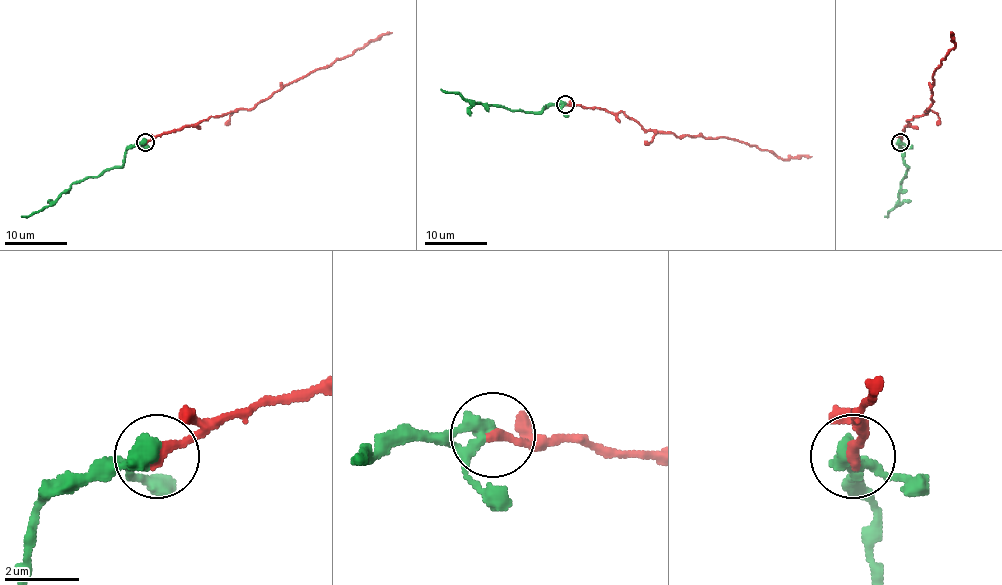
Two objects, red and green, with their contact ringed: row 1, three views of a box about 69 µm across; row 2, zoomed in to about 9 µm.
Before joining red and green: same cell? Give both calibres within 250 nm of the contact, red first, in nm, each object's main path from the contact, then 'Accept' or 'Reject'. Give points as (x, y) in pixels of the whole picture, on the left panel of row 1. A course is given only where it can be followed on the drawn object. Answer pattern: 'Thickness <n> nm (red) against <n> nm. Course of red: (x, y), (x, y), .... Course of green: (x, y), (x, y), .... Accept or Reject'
Thickness 300 nm (red) against 380 nm. Course of red: (145, 142), (229, 112), (252, 109), (287, 84), (350, 56), (383, 34), (392, 33). Course of green: (145, 142), (130, 148), (120, 166), (106, 168), (97, 176), (74, 182), (39, 212), (21, 216). Accept

